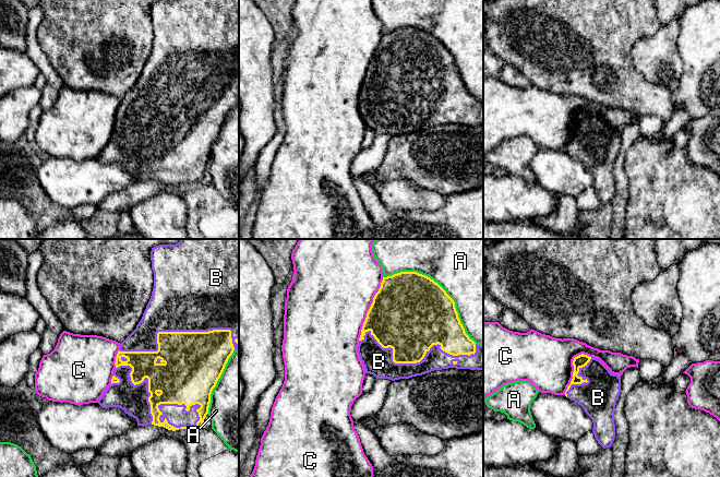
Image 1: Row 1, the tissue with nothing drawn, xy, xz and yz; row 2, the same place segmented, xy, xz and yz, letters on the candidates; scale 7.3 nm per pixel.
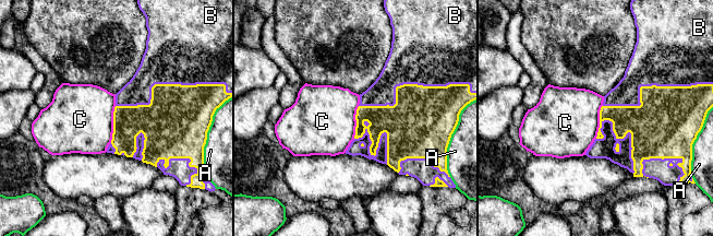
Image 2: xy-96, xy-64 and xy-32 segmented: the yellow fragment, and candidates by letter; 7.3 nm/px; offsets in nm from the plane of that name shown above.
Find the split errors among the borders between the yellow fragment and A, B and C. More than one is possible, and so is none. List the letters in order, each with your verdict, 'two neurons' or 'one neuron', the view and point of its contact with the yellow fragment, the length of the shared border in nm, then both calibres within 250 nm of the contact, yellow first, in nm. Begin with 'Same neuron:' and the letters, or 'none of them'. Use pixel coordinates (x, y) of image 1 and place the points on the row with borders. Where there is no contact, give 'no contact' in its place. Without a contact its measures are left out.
Same neuron: B
A: two neurons | xz (441, 287) | 850 nm | 500/500 nm
B: one neuron | xy (172, 332) | 900 nm | 420/460 nm
C: two neurons | xz (369, 309) | 500 nm | 480/500 nm

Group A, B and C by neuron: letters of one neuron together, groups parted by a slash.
A / B / C

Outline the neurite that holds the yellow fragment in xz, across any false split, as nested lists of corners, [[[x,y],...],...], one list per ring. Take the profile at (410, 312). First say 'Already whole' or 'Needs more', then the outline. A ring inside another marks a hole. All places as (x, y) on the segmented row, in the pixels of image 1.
Needs more. [[[400,272],[383,277],[361,330],[358,354],[365,373],[392,381],[448,368],[483,370],[483,346],[476,344],[466,334],[454,300],[437,283],[417,272]]]

